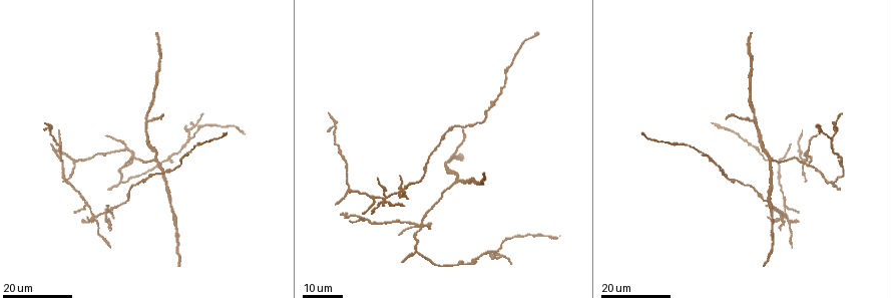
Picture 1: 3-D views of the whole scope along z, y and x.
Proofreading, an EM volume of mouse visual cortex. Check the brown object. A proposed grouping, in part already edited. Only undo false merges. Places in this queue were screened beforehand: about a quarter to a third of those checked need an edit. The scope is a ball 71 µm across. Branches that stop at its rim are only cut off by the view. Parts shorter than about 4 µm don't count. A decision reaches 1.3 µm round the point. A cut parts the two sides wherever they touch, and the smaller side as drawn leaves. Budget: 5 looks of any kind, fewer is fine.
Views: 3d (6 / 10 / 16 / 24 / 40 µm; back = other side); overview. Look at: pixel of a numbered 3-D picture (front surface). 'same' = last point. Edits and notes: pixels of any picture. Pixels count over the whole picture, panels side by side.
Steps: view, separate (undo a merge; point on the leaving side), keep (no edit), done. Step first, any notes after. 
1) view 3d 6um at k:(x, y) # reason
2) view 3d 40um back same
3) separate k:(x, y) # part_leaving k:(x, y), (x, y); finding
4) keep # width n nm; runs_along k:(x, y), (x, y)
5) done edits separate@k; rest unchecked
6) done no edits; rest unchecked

view 3d 24um at 1:(385, 199) # looks like a crossing

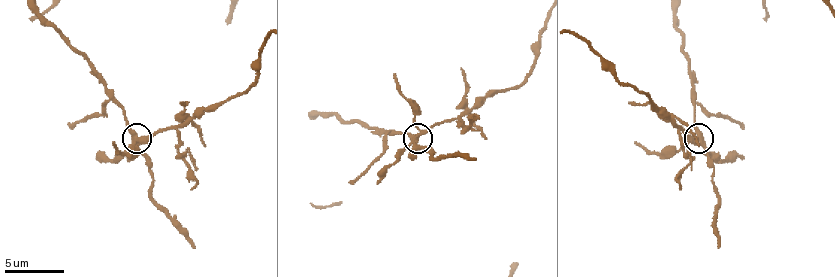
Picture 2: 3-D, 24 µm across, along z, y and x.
view 3d 10um at 2:(417, 136)

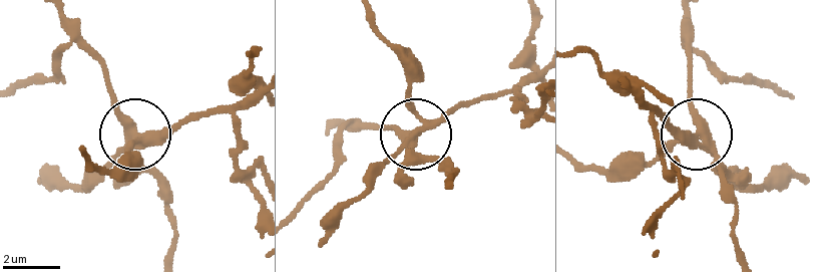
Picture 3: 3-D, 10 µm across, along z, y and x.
separate 3:(107, 167) # part_leaving 3:(699, 140), (634, 89); a second cell is stuck on

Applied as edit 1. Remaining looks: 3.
view 3d 16um at 1:(148, 119) # three arms meet

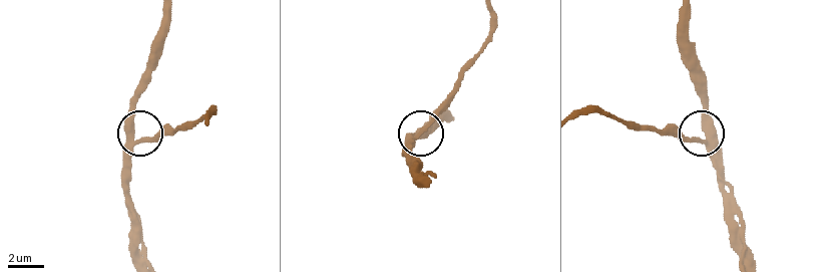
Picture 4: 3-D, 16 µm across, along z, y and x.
view 3d 10um at 4:(703, 139)

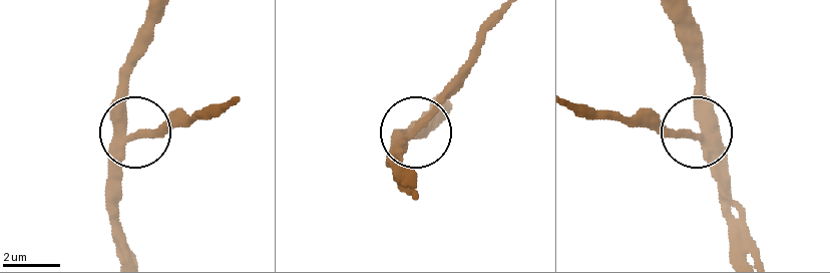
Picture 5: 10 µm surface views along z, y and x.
view 3d 6um at 5:(697, 135)

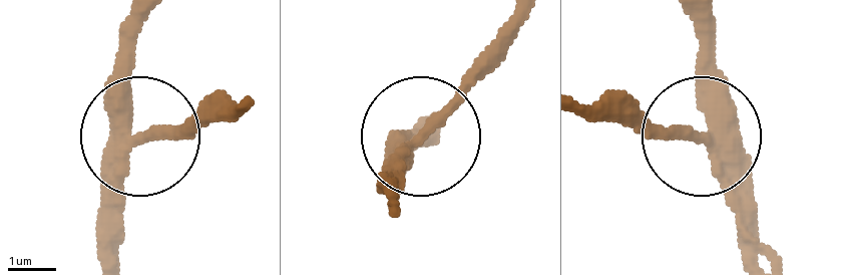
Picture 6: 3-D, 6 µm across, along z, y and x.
keep # side_arm 11 um; runs_along 6:(759, 255), (743, 183), (712, 147), (607, 123); all the same cell

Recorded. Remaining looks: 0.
done edits separate@3; rest unchecked

